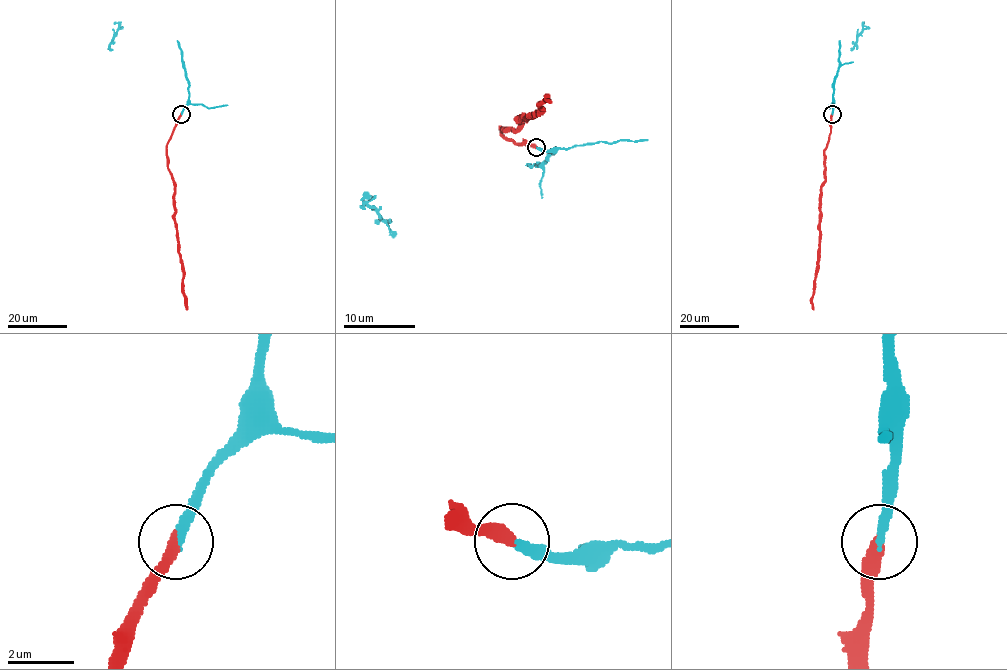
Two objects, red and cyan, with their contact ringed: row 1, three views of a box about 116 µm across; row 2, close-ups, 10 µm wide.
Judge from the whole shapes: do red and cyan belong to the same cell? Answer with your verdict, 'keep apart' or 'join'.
join

